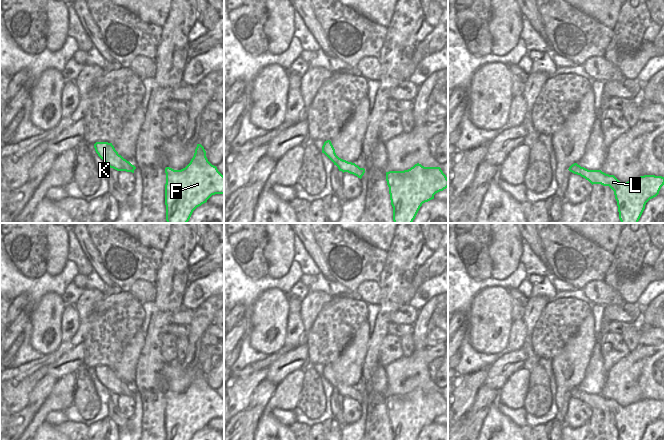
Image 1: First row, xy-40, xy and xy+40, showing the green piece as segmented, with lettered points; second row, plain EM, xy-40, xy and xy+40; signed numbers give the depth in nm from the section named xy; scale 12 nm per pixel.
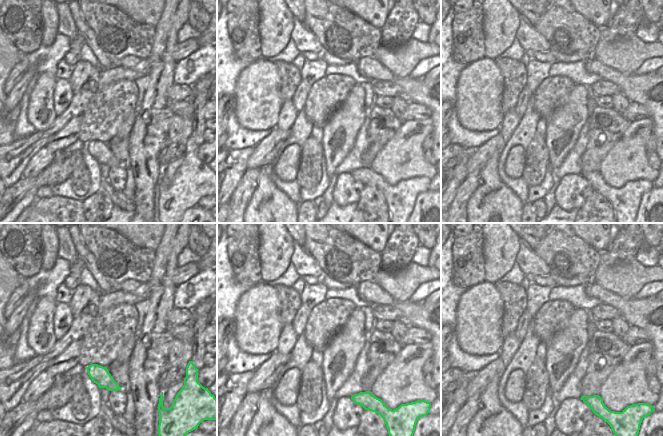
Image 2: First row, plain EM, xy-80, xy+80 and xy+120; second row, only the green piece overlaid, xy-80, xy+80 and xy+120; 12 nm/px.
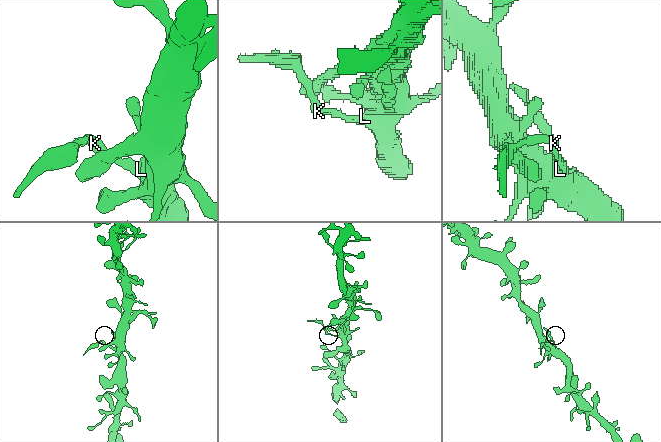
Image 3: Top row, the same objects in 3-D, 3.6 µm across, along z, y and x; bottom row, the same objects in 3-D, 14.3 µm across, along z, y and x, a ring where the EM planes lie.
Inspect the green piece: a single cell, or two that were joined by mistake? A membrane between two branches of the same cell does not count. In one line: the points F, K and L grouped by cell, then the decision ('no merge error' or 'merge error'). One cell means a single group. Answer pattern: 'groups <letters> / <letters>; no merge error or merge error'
groups F L / K; merge error

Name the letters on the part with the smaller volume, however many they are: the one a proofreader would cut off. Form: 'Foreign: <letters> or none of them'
Foreign: K

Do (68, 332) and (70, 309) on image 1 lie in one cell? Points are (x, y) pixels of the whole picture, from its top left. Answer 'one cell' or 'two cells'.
one cell

